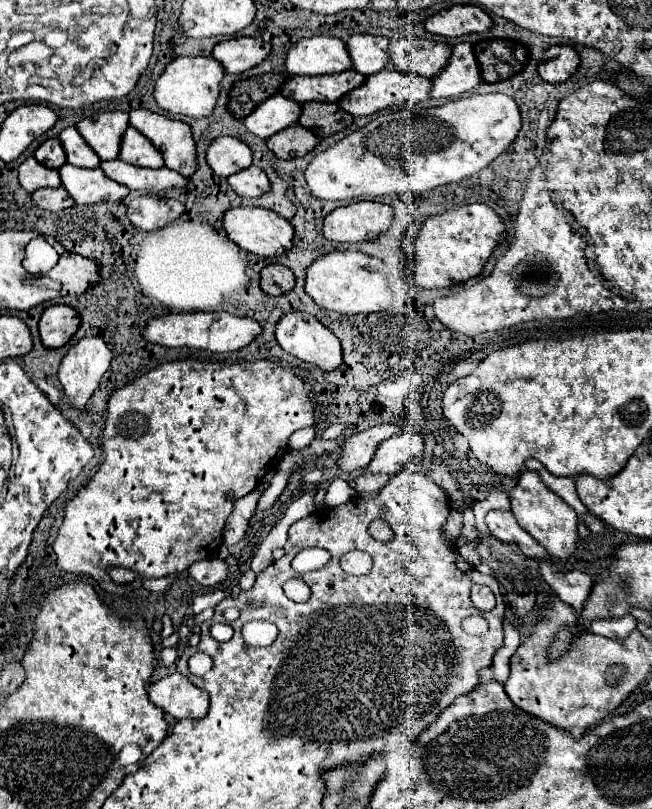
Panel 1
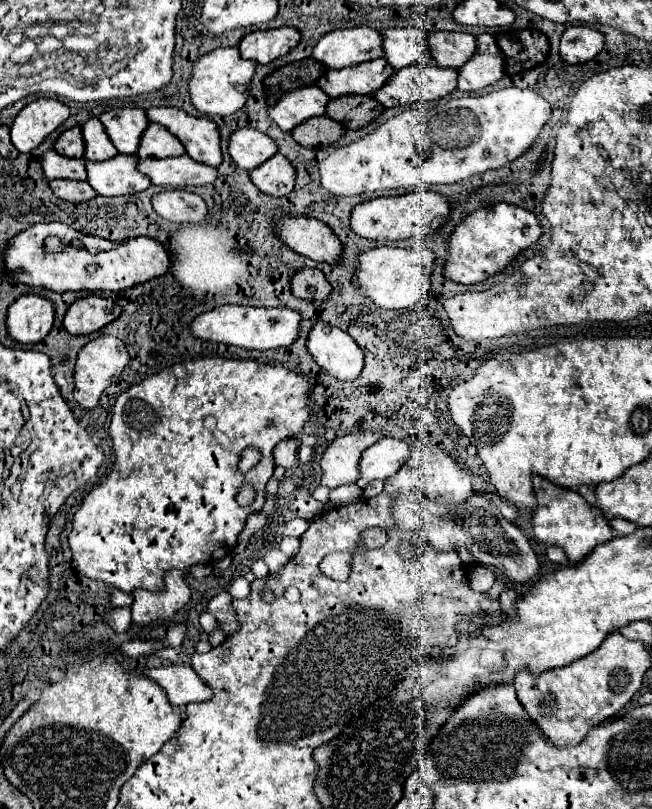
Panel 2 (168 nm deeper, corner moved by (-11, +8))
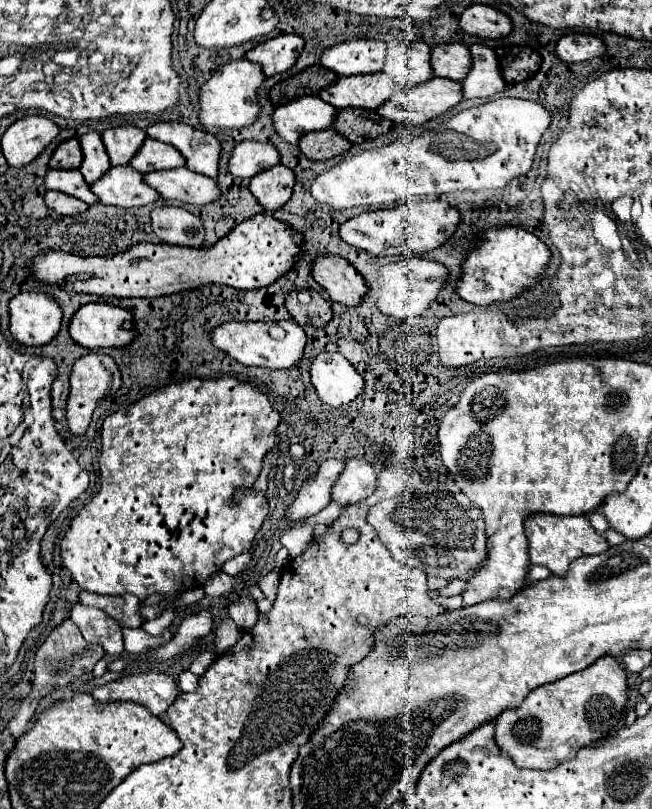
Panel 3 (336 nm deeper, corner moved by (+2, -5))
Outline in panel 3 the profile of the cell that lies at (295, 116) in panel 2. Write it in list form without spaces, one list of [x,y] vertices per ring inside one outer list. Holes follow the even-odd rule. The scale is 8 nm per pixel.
[[[307,95],[277,107],[273,113],[273,127],[281,139],[297,143],[299,137],[309,131],[329,129],[335,113],[337,111],[319,97]]]

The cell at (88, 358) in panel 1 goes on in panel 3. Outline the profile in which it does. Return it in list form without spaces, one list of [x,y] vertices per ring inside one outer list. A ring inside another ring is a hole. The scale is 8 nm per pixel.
[[[89,353],[89,355],[85,355],[73,363],[71,375],[69,375],[69,385],[71,385],[71,391],[69,391],[69,399],[67,399],[67,407],[65,407],[65,417],[67,417],[71,433],[83,435],[89,421],[91,421],[95,407],[99,405],[99,401],[107,395],[107,391],[119,389],[119,385],[121,385],[119,367],[109,355]]]

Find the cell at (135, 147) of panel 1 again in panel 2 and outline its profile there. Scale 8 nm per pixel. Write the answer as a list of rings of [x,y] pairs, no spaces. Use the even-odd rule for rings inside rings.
[[[150,124],[140,140],[136,154],[140,158],[170,158],[184,154],[184,146],[164,126]]]

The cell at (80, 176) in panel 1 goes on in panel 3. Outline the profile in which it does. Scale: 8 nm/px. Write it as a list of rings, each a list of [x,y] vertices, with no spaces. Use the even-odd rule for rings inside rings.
[[[129,165],[111,167],[101,179],[91,183],[89,187],[103,205],[139,207],[159,199],[159,193],[145,185],[143,175],[139,171],[133,171]]]

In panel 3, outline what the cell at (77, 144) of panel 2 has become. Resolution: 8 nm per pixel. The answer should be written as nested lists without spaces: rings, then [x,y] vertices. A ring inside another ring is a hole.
[[[67,139],[63,141],[51,161],[49,161],[49,167],[51,169],[79,169],[83,157],[81,157],[81,149],[79,149],[79,141],[77,139]]]

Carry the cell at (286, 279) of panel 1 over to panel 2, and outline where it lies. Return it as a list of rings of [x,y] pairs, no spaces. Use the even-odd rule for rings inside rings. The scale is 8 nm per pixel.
[[[302,268],[292,278],[292,294],[308,302],[324,302],[332,292],[332,284],[316,268]]]

